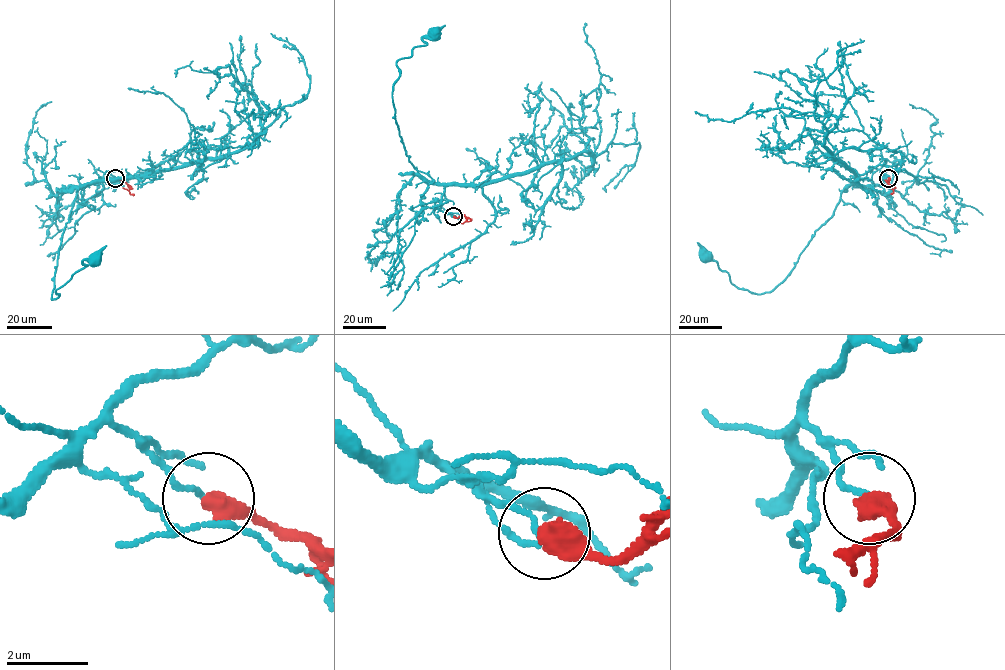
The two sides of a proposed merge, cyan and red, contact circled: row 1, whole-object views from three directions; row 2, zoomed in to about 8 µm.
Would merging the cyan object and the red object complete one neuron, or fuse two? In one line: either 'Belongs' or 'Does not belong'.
Does not belong

